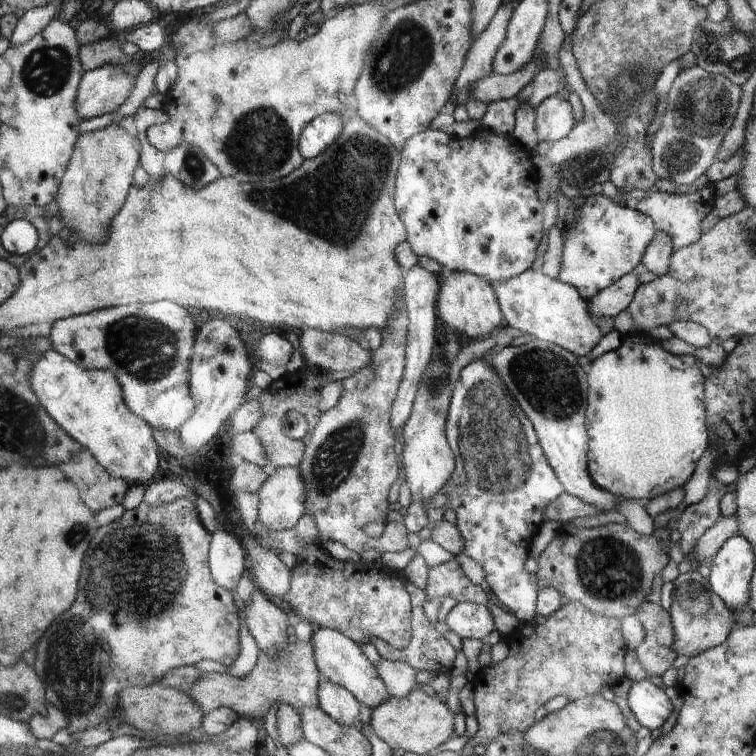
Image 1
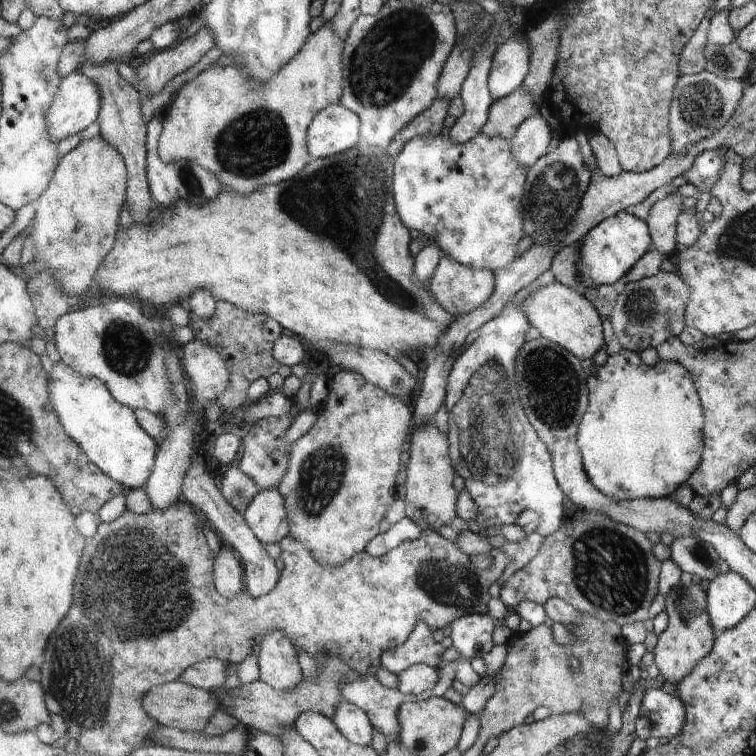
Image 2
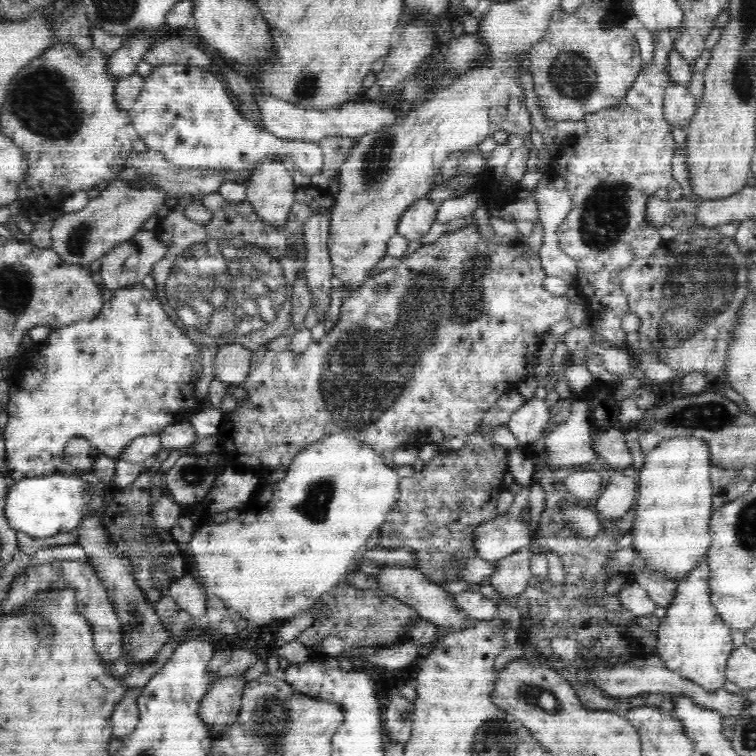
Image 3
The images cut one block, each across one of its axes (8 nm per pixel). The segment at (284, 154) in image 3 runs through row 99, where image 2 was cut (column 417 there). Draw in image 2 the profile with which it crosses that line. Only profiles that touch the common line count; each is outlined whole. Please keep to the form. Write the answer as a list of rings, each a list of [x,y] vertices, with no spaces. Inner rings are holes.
[[[445,133],[434,138],[416,137],[406,142],[394,158],[395,201],[405,224],[428,236],[462,266],[494,272],[507,269],[516,260],[516,242],[522,238],[520,198],[529,168],[516,162],[508,139],[478,134],[468,142],[458,143]]]

